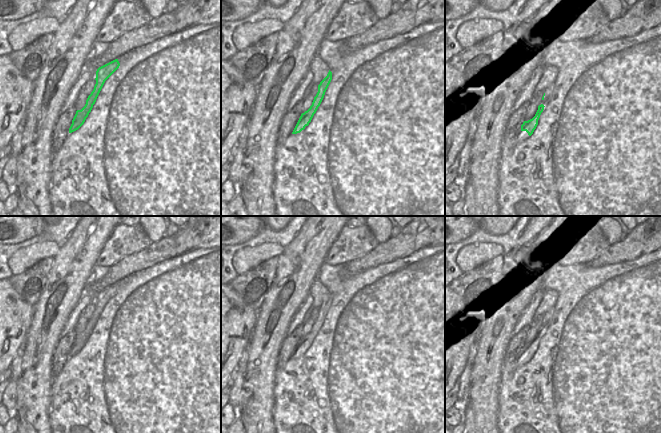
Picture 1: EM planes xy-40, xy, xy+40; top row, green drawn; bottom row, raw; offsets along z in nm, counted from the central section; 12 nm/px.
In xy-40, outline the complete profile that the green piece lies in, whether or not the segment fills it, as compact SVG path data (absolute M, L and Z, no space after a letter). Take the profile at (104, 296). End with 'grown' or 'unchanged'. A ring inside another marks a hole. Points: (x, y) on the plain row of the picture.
M115 283L101 291L96 295L96 308L93 315L88 320L85 330L81 334L77 334L72 344L72 348L69 352L69 357L78 354L85 346L89 337L91 336L93 329L105 307L105 305L119 292L120 287L118 283Z | unchanged

